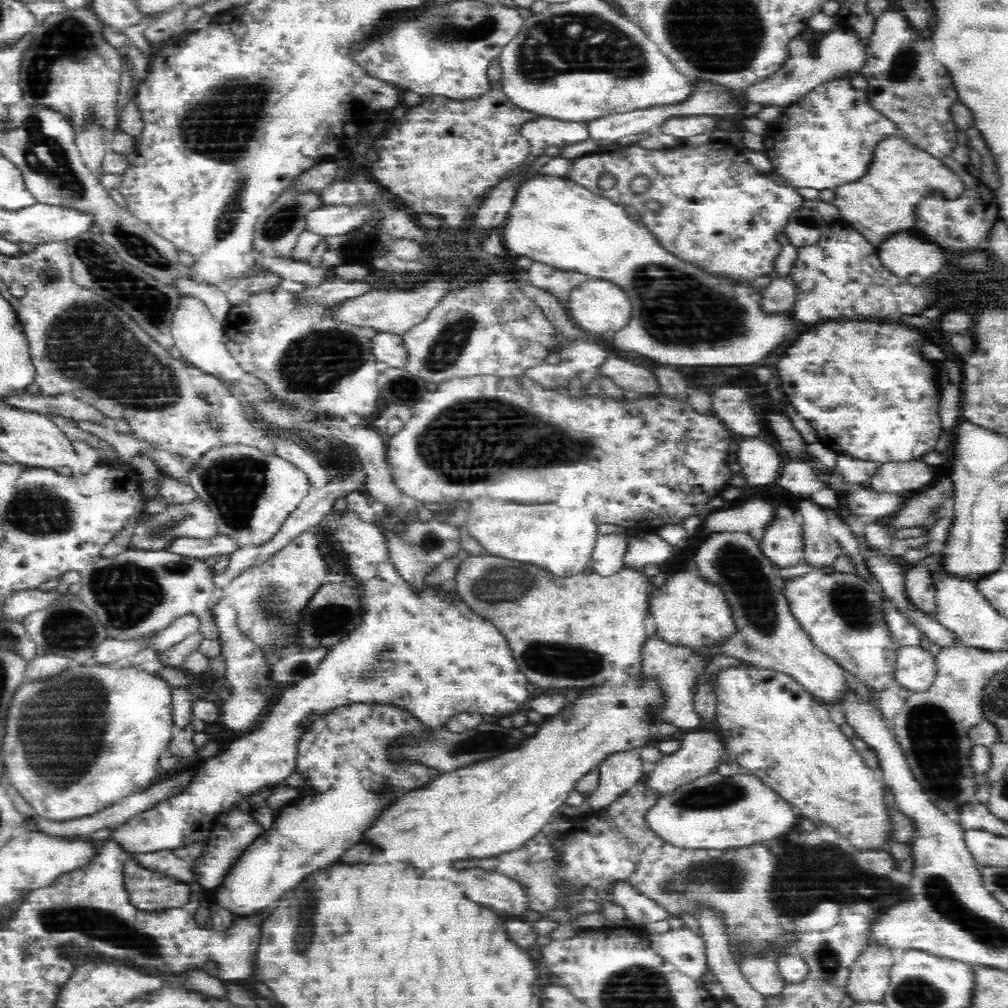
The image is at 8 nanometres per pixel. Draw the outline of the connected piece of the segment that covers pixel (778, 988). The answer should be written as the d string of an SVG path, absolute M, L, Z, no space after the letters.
M752 958L746 960L740 970L753 990L764 999L782 996L787 982L782 978L773 958Z

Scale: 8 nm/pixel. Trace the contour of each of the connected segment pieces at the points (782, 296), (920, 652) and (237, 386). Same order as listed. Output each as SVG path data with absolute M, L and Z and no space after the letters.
M792 275L773 278L762 292L762 307L766 311L792 310L797 302L798 287Z
M903 647L898 652L896 667L896 680L902 687L914 693L927 689L938 674L935 656L928 648Z
M180 294L177 298L176 310L173 312L171 335L173 344L180 350L182 358L188 364L194 365L203 372L229 384L242 399L249 399L250 402L264 401L275 404L275 406L272 406L273 411L296 414L298 412L298 405L286 403L283 398L277 396L277 393L272 388L266 385L262 378L245 372L242 366L232 359L225 345L221 342L224 336L223 330L224 322L214 317L204 301L195 296Z

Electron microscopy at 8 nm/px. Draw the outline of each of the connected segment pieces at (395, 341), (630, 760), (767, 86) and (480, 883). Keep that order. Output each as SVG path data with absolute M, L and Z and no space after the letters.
M380 332L372 342L372 350L379 362L388 364L392 369L405 369L410 361L408 345L401 336Z
M636 752L608 758L599 768L598 786L586 796L588 808L601 809L620 799L620 796L636 786L645 766Z
M846 26L834 28L826 33L816 44L816 55L812 57L809 54L809 42L802 39L801 36L791 39L788 44L789 58L784 61L782 66L762 81L750 85L745 92L747 102L760 103L764 105L782 105L787 106L804 96L809 90L812 90L817 84L839 79L844 74L850 72L860 72L868 64L868 43L869 37L862 37L857 33L854 27Z
M462 868L462 886L470 899L493 906L508 916L520 916L532 908L530 895L508 875L484 868Z

